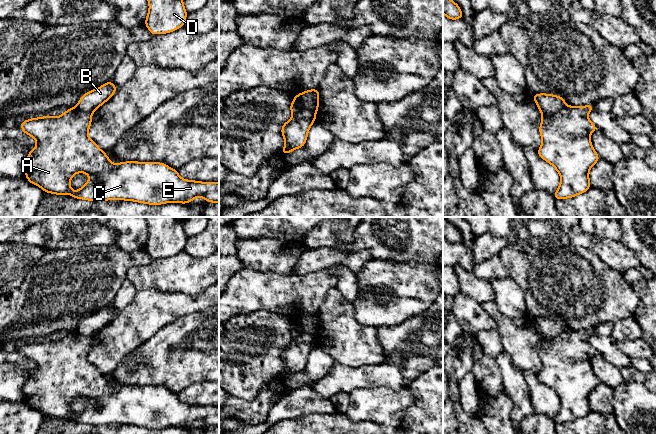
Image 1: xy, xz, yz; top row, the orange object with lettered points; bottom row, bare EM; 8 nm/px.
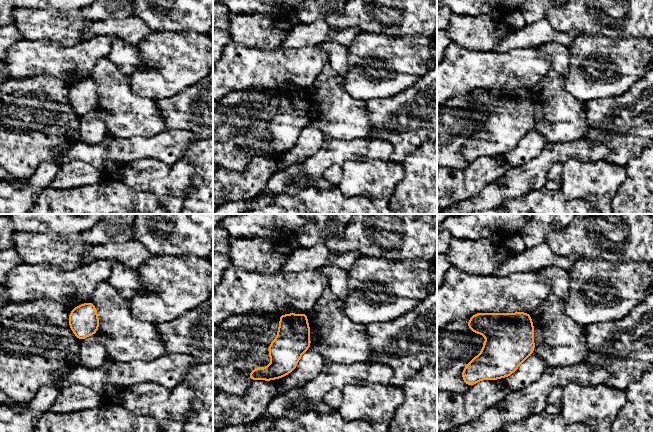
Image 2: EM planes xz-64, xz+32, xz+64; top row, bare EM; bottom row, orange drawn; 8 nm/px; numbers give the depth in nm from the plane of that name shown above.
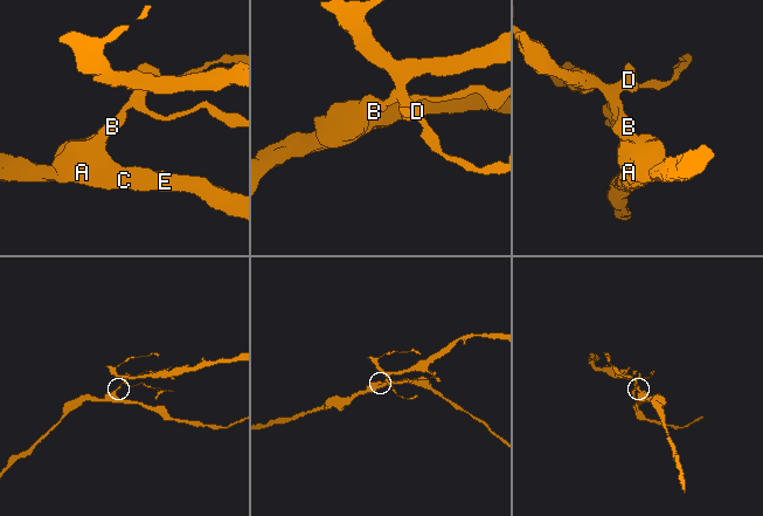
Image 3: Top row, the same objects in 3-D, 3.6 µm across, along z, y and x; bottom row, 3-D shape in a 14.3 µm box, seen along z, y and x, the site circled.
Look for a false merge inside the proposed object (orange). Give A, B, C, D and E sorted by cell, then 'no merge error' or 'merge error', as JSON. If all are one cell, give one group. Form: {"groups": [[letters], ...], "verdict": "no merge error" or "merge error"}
{"groups": [["A", "C", "E"], ["B", "D"]], "verdict": "merge error"}

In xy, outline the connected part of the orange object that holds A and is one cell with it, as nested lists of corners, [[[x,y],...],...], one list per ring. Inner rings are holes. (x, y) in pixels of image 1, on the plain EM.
[[[72,331],[58,341],[44,340],[24,344],[19,350],[23,357],[33,361],[37,370],[29,375],[24,383],[26,403],[33,409],[39,410],[44,416],[63,419],[70,418],[72,422],[89,425],[126,424],[150,429],[161,429],[169,426],[190,427],[194,422],[201,420],[207,426],[219,427],[219,407],[185,404],[179,400],[178,394],[170,392],[160,386],[127,385],[112,387],[107,378],[88,361],[92,346],[92,338]],[[76,397],[88,398],[90,403],[76,415],[71,414],[70,405]]]

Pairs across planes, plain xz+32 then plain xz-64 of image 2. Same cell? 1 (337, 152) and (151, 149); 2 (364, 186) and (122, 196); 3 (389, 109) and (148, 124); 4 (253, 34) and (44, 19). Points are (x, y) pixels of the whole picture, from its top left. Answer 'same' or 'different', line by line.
1: same
2: different
3: different
4: same

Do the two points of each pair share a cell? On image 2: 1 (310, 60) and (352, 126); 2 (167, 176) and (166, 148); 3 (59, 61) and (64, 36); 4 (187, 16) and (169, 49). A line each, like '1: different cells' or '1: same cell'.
1: different cells
2: different cells
3: different cells
4: different cells

